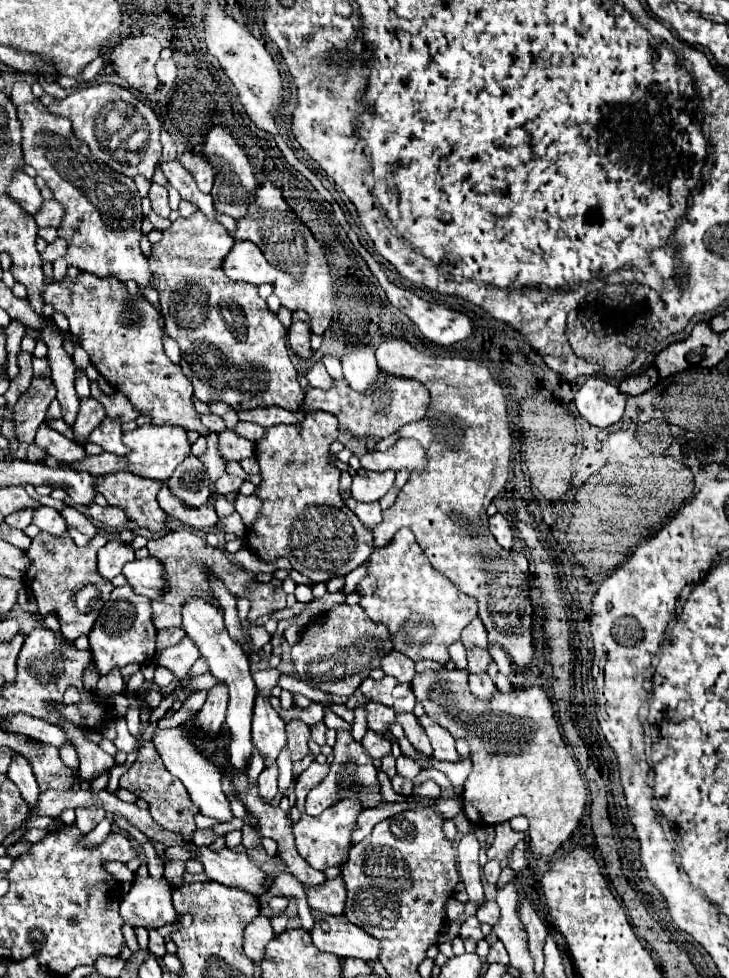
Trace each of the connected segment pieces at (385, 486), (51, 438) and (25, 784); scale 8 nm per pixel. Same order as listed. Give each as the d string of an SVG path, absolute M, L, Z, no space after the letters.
M359 468L353 476L351 494L361 502L375 502L375 500L383 498L383 494L393 486L393 482L395 482L393 472L379 474L379 472Z
M43 422L41 428L37 428L35 446L43 448L47 454L55 456L61 462L75 462L75 460L81 460L81 458L87 456L87 452L83 450L83 446L67 440L57 430L49 428L47 422Z
M13 752L13 764L9 766L7 778L17 784L23 800L25 800L29 806L33 806L33 804L37 802L39 786L37 786L35 778L33 778L33 772L31 772L29 762L27 762L21 754L17 754L17 752Z

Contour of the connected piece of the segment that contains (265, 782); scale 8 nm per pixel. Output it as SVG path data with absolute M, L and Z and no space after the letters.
M277 766L273 768L265 768L257 780L259 786L259 796L263 800L273 800L277 796Z

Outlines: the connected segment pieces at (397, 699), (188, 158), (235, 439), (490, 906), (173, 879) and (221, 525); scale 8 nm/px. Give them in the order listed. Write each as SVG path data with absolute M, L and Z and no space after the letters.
M397 684L393 688L393 710L395 712L413 712L415 694L411 690L411 684Z
M185 152L179 162L185 166L185 170L191 172L191 176L195 178L199 190L203 194L209 194L211 192L211 186L213 186L213 178L215 178L215 170L213 166L199 154L191 154L191 152Z
M223 430L219 432L219 452L225 460L243 460L251 458L255 452L255 444L247 438L237 436L233 430Z
M485 900L485 904L477 910L477 918L479 922L485 924L493 924L495 920L499 920L499 906L495 900Z
M172 860L165 864L164 878L172 887L178 888L184 884L186 862L181 860Z
M233 512L231 516L225 516L225 518L219 518L217 524L215 524L221 532L225 534L235 534L235 536L243 536L245 534L245 524L241 520L241 516L237 512Z

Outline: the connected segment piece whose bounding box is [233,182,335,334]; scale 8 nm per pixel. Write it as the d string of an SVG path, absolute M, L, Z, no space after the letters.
M263 182L257 186L255 200L253 204L249 204L247 216L237 220L237 230L233 232L233 238L249 240L257 244L257 248L261 248L263 256L279 270L273 292L281 300L281 306L291 312L307 312L311 320L311 332L323 334L333 318L335 284L331 278L331 270L319 242L313 238L311 230L297 218L297 214L287 206L281 190L275 184Z

